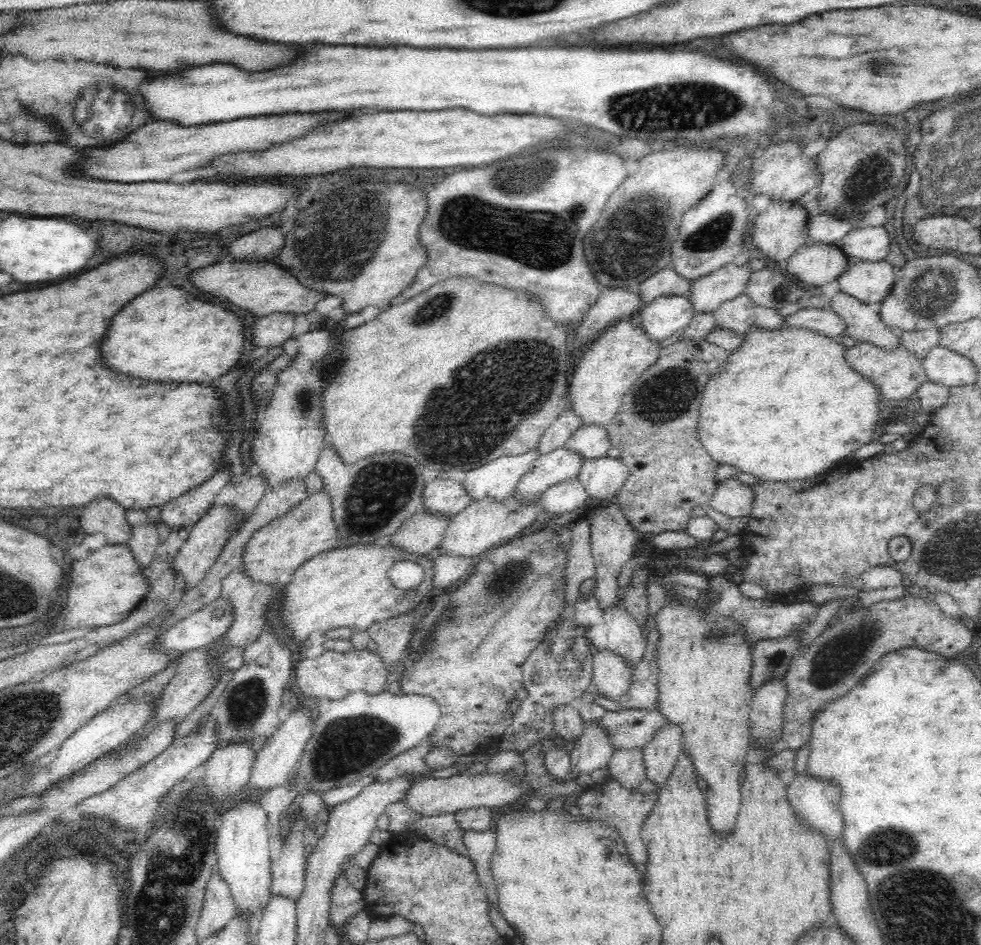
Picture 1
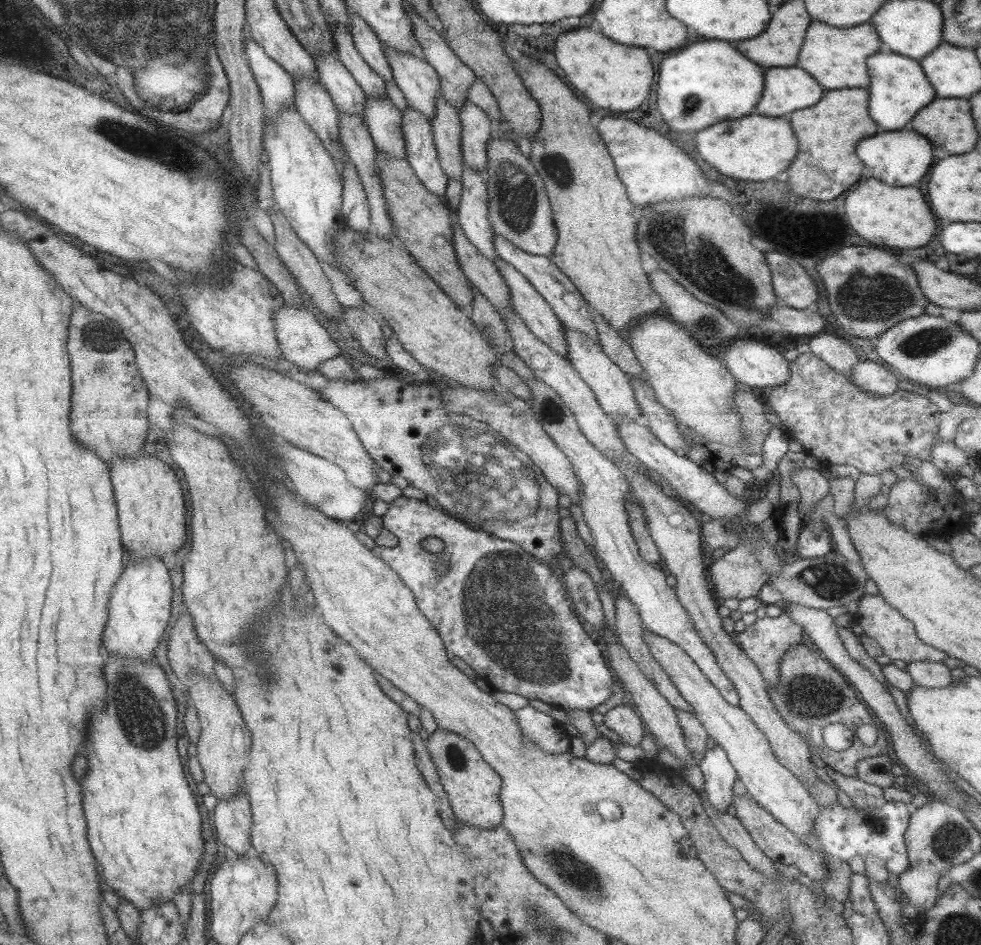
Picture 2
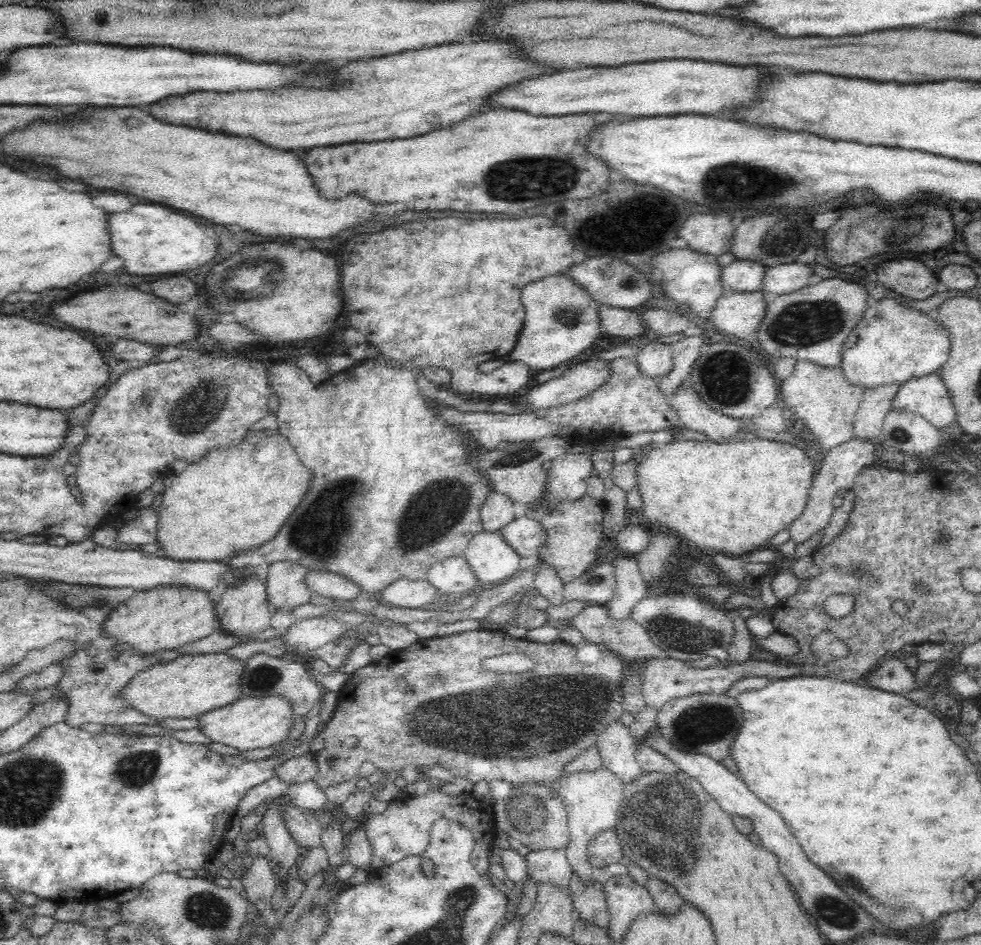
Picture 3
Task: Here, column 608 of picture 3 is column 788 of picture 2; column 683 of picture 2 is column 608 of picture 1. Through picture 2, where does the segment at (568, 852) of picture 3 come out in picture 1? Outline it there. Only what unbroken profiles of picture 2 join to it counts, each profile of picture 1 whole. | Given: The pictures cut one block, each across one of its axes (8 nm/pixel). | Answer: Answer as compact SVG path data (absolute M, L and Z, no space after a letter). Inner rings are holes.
M610 651L594 652L591 667L590 692L610 700L620 700L629 689L630 678L634 678L634 668Z

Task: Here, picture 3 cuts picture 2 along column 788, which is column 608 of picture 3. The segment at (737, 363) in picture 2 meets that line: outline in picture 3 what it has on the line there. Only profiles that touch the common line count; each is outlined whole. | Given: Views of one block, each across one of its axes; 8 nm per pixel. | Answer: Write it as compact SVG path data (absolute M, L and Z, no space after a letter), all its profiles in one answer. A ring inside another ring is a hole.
M588 359L579 364L570 364L568 372L558 378L535 385L522 392L521 403L528 411L544 411L581 399L596 390L610 378L608 361Z

